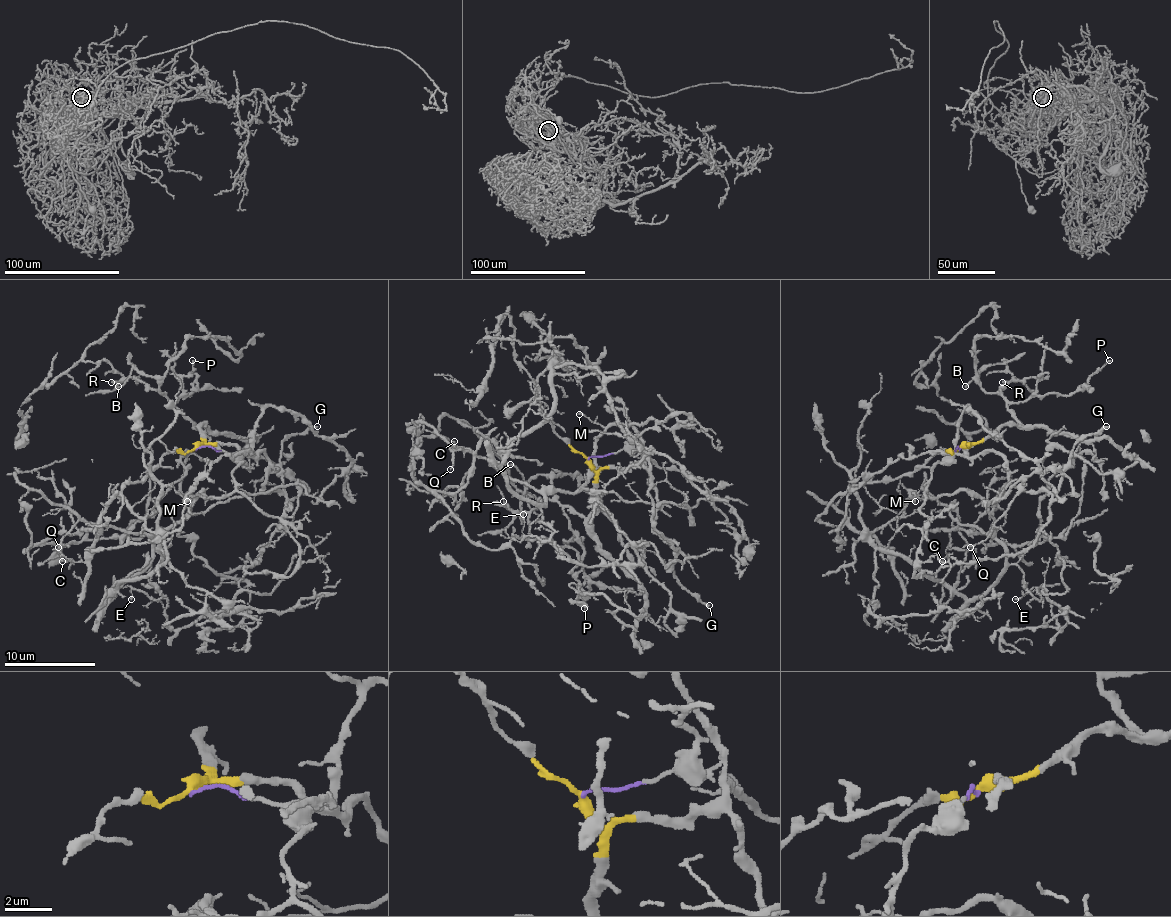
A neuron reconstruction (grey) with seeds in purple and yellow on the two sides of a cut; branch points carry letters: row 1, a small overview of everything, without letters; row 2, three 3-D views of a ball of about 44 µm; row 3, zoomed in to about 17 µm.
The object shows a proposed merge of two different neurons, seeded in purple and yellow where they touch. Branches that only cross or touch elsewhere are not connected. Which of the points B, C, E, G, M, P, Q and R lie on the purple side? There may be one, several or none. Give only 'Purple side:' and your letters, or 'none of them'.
Purple side: C, E, M, Q

